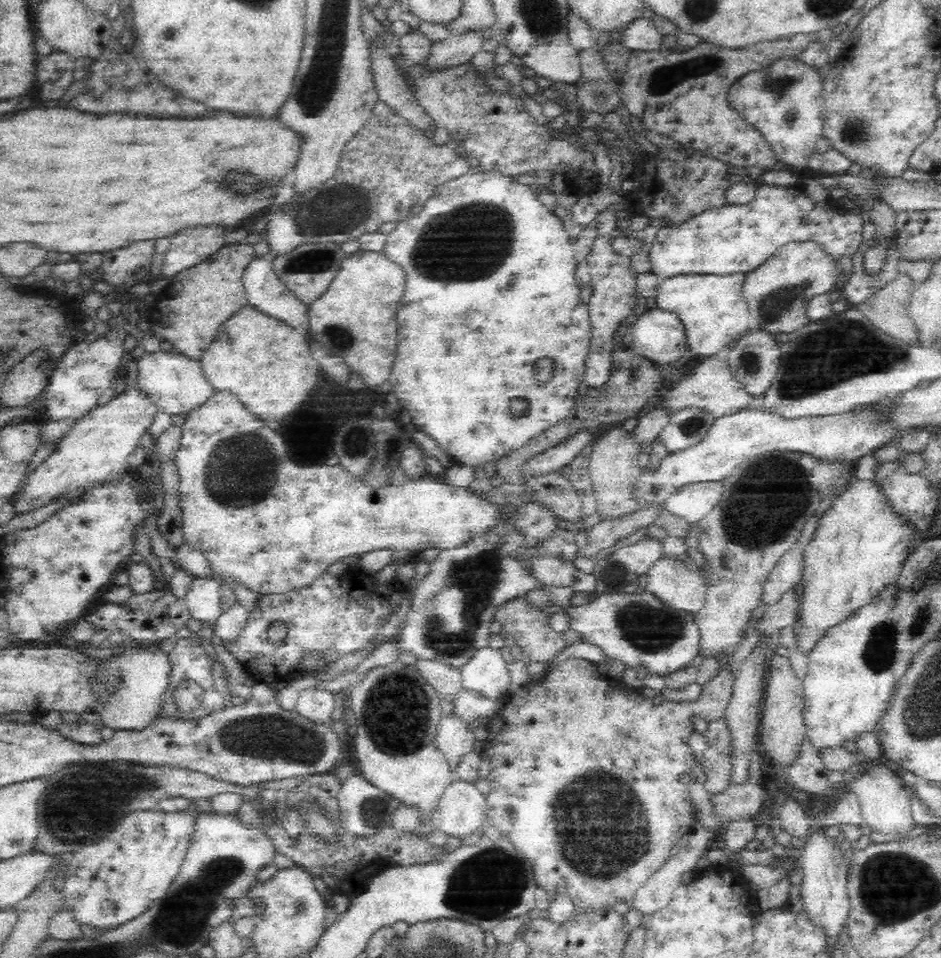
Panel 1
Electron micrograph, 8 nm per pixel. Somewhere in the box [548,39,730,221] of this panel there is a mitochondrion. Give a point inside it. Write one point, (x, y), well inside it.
(664, 79)

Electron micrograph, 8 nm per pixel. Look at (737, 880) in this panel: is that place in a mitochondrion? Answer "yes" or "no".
no

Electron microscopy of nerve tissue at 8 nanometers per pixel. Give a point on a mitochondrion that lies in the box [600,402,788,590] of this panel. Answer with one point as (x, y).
(691, 426)

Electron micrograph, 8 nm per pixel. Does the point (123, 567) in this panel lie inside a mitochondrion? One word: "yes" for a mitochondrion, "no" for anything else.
no

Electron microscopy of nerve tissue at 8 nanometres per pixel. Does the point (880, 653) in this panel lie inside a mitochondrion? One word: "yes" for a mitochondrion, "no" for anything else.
yes

